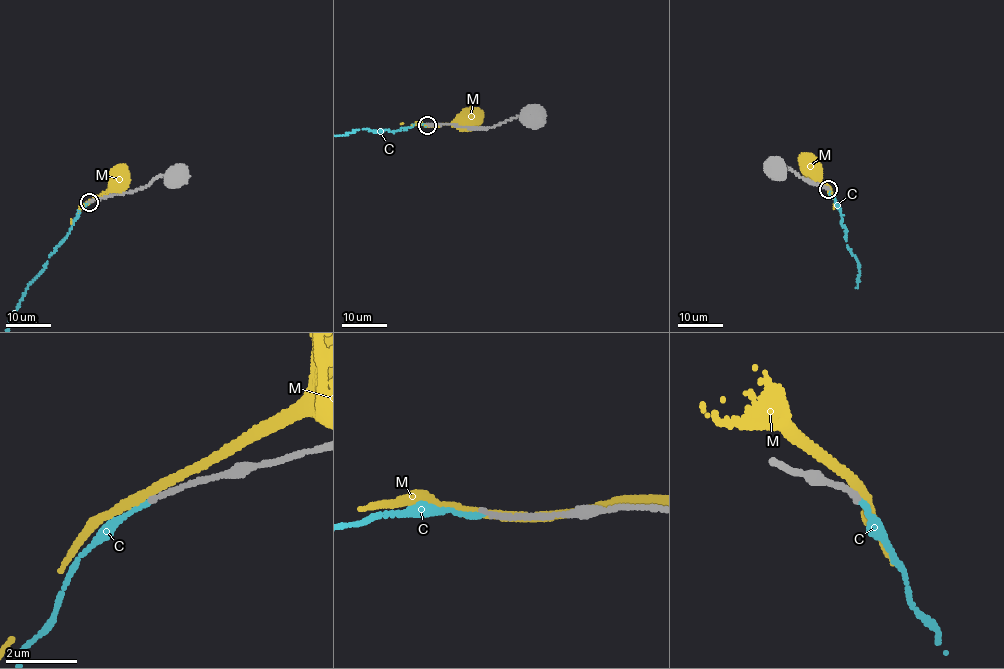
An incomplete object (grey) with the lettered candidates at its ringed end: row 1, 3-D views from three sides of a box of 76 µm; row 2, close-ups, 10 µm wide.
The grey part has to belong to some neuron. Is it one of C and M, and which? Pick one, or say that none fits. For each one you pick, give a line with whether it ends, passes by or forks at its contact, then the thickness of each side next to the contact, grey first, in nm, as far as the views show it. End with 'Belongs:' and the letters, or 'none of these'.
C: It ends there. Thickness 140 nm (grey) against 110 nm
Belongs: C

